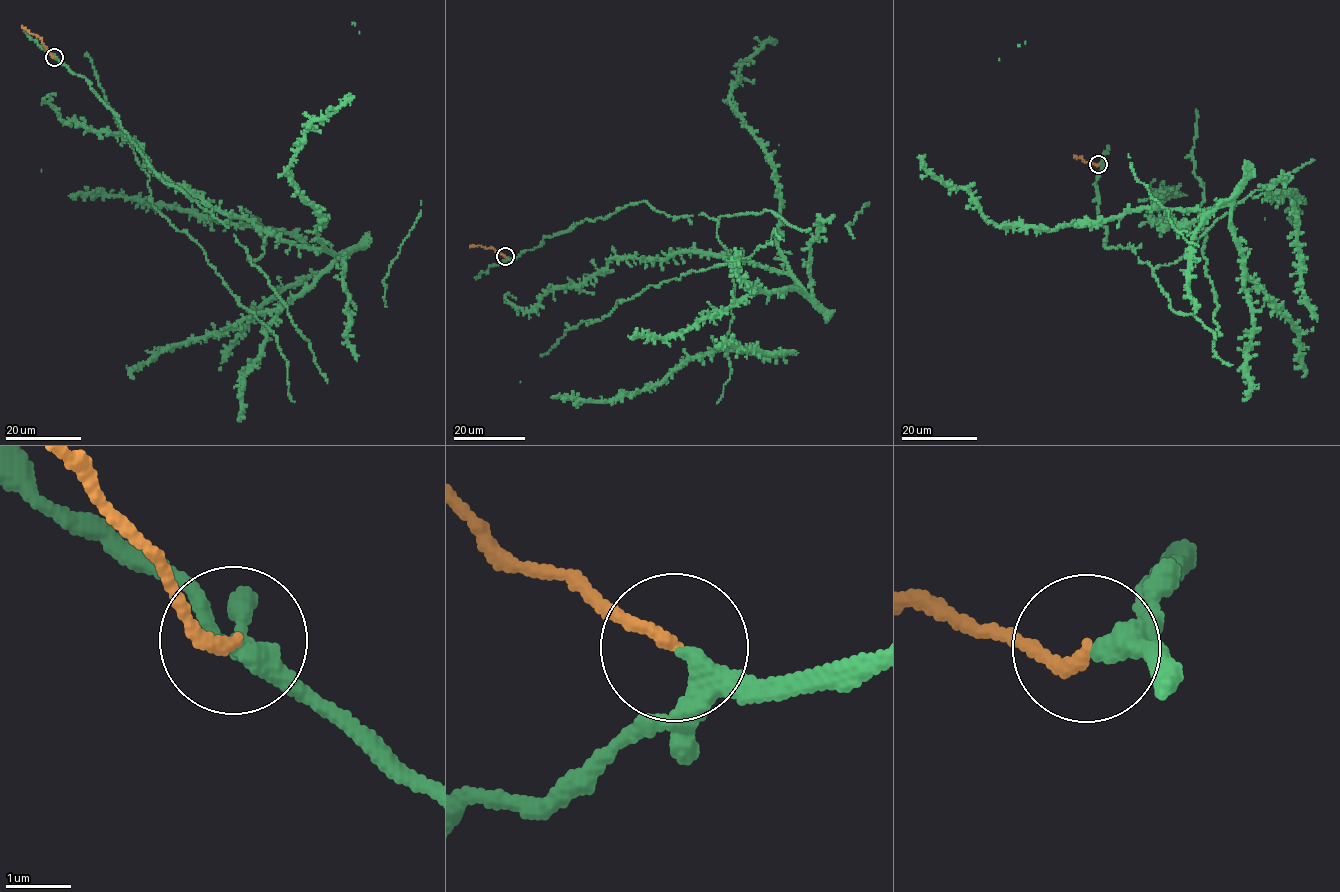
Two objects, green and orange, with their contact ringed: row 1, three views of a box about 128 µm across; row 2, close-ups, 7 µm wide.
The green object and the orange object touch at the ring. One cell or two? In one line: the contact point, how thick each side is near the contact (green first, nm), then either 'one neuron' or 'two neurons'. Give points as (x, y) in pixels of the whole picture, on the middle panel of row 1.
place (505, 256); calibres 280 and 190 nm; one neuron

